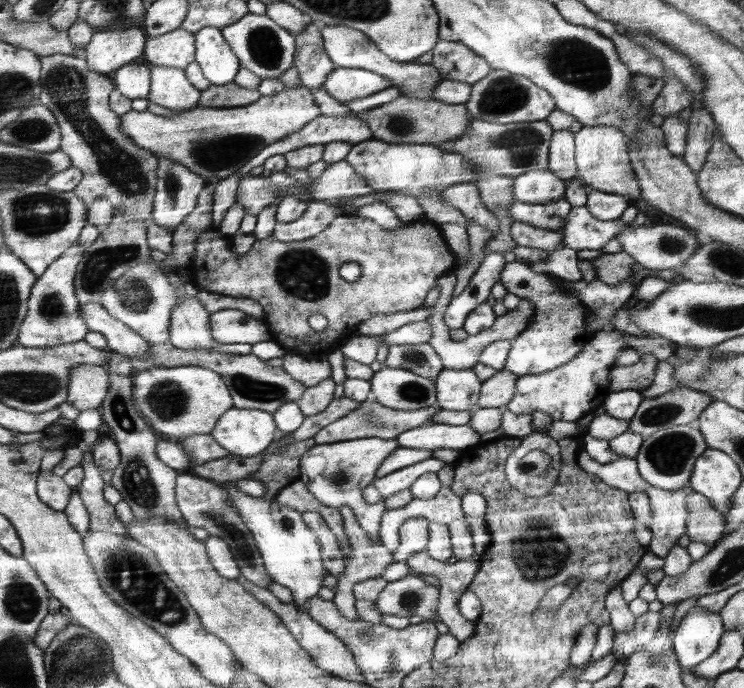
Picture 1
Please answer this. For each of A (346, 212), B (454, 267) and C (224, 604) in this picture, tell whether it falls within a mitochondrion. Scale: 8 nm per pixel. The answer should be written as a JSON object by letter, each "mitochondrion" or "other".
{"A":"other","B":"other","C":"other"}

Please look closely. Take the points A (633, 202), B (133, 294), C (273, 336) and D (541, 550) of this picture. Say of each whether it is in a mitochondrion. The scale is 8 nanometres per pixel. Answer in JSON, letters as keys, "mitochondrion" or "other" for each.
{"A":"other","B":"mitochondrion","C":"other","D":"mitochondrion"}

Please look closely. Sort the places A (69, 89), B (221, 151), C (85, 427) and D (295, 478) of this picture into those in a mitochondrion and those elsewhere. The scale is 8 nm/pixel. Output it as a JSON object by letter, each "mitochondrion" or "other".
{"A":"mitochondrion","B":"mitochondrion","C":"other","D":"other"}

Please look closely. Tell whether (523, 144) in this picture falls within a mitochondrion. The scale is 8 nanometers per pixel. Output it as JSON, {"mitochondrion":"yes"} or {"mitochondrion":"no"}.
{"mitochondrion":"yes"}

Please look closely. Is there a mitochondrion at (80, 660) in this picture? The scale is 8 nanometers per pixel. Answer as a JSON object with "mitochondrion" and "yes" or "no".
{"mitochondrion":"yes"}

